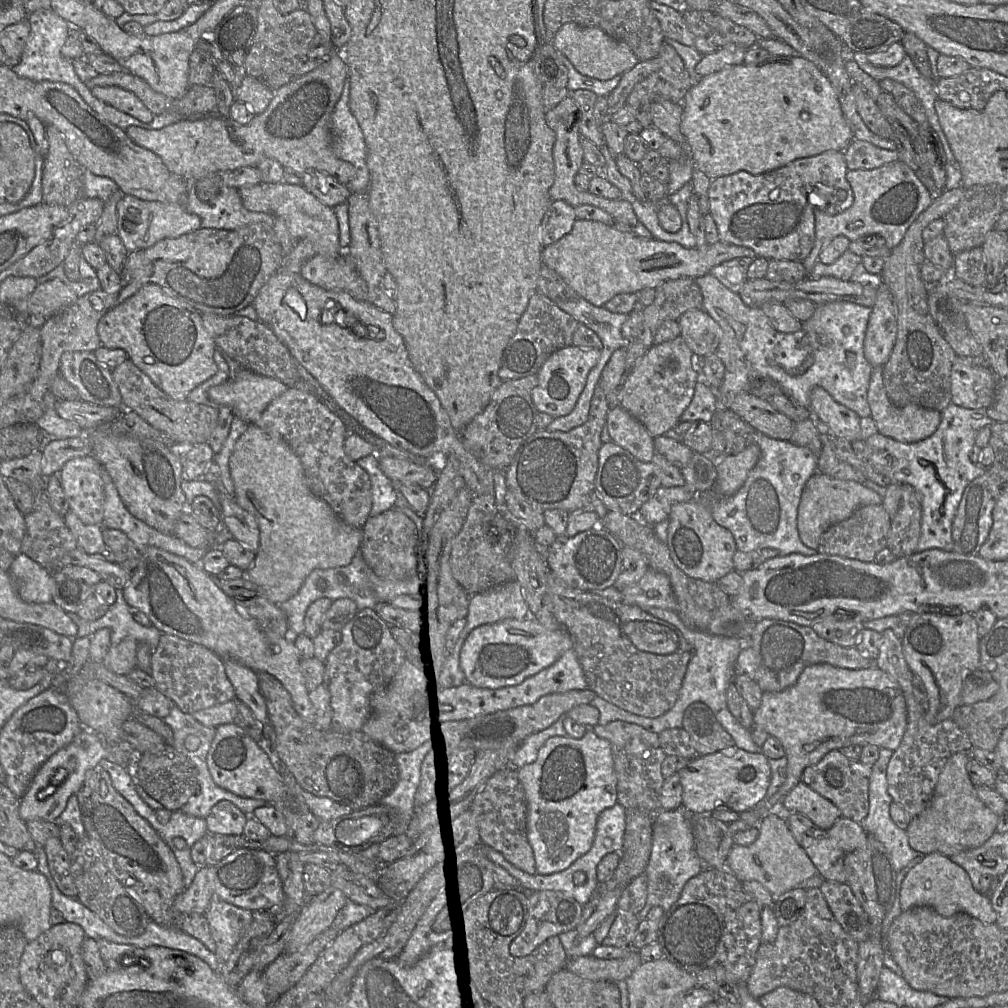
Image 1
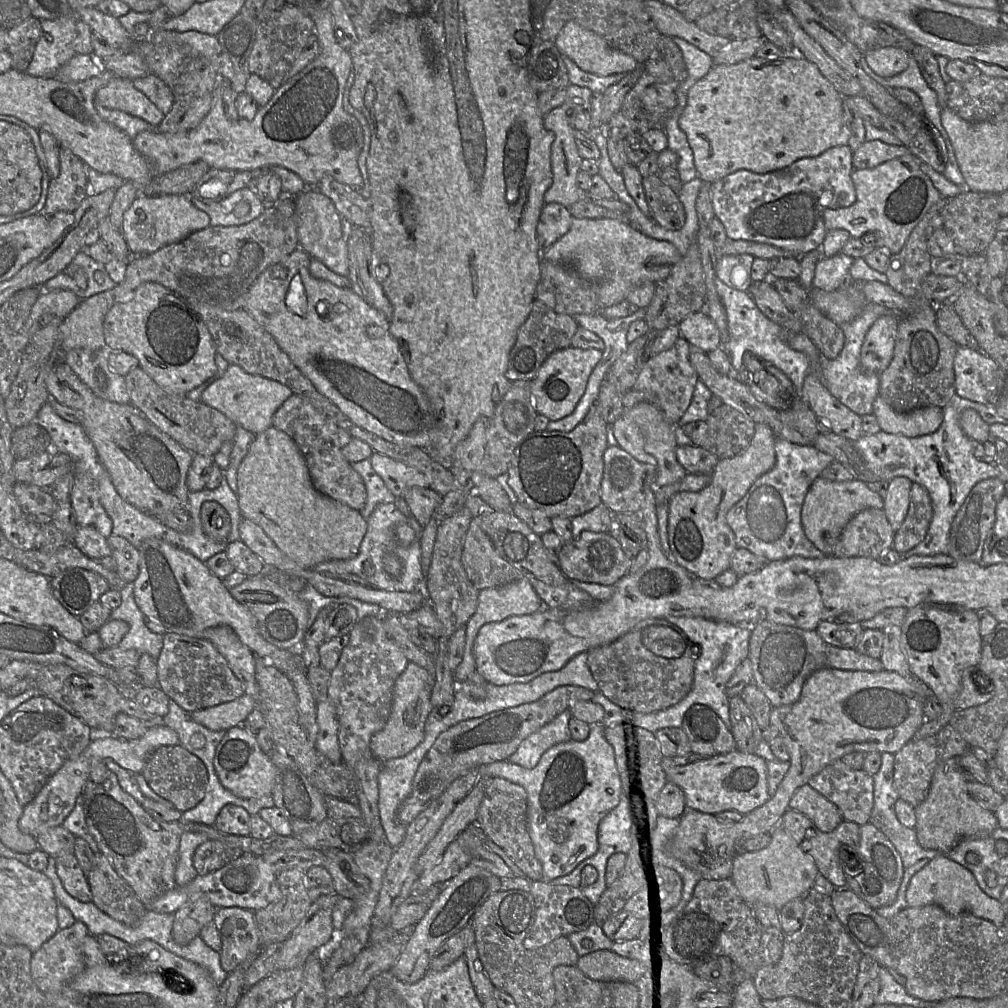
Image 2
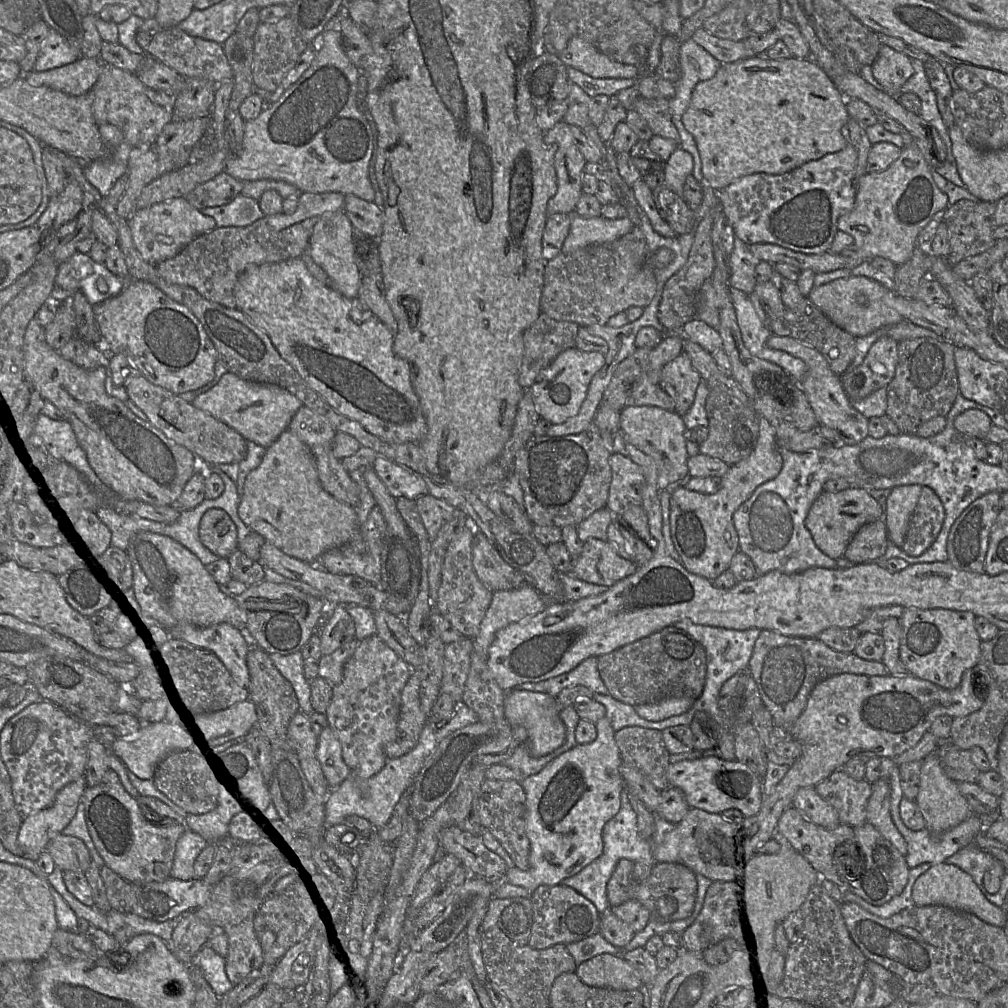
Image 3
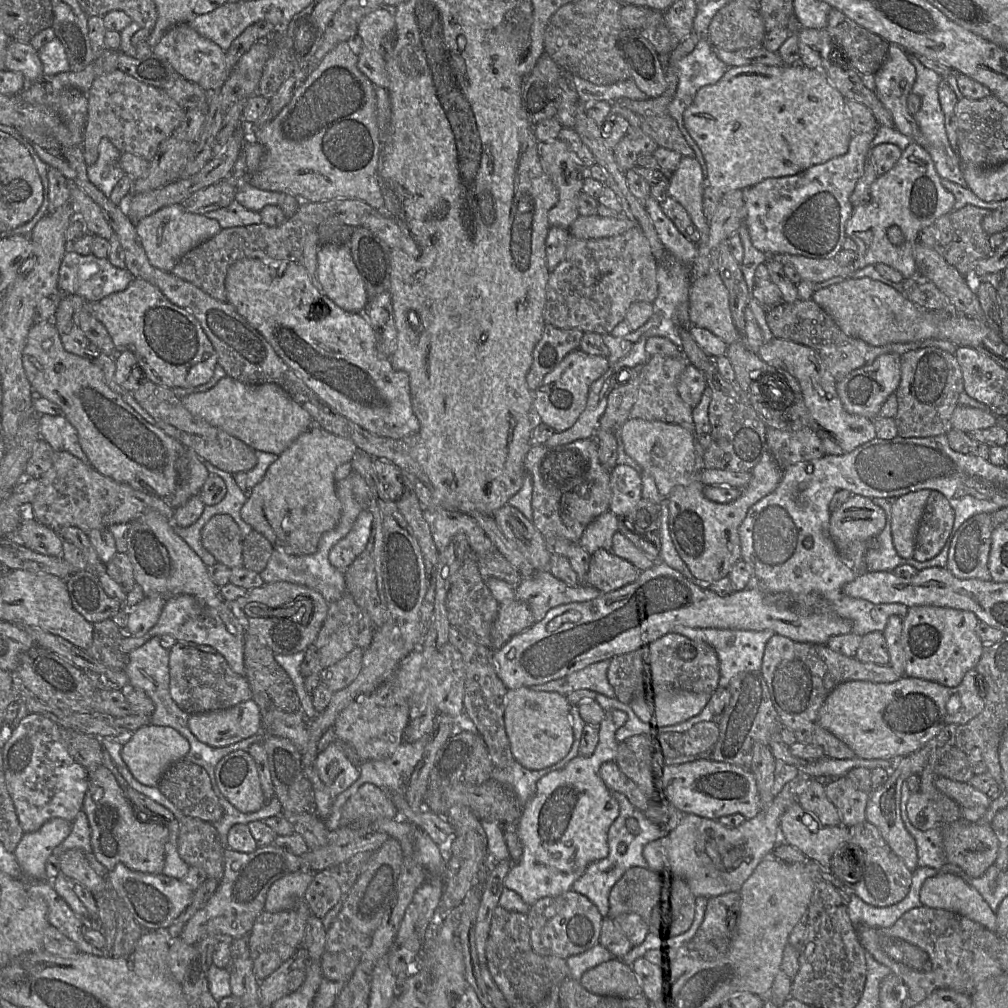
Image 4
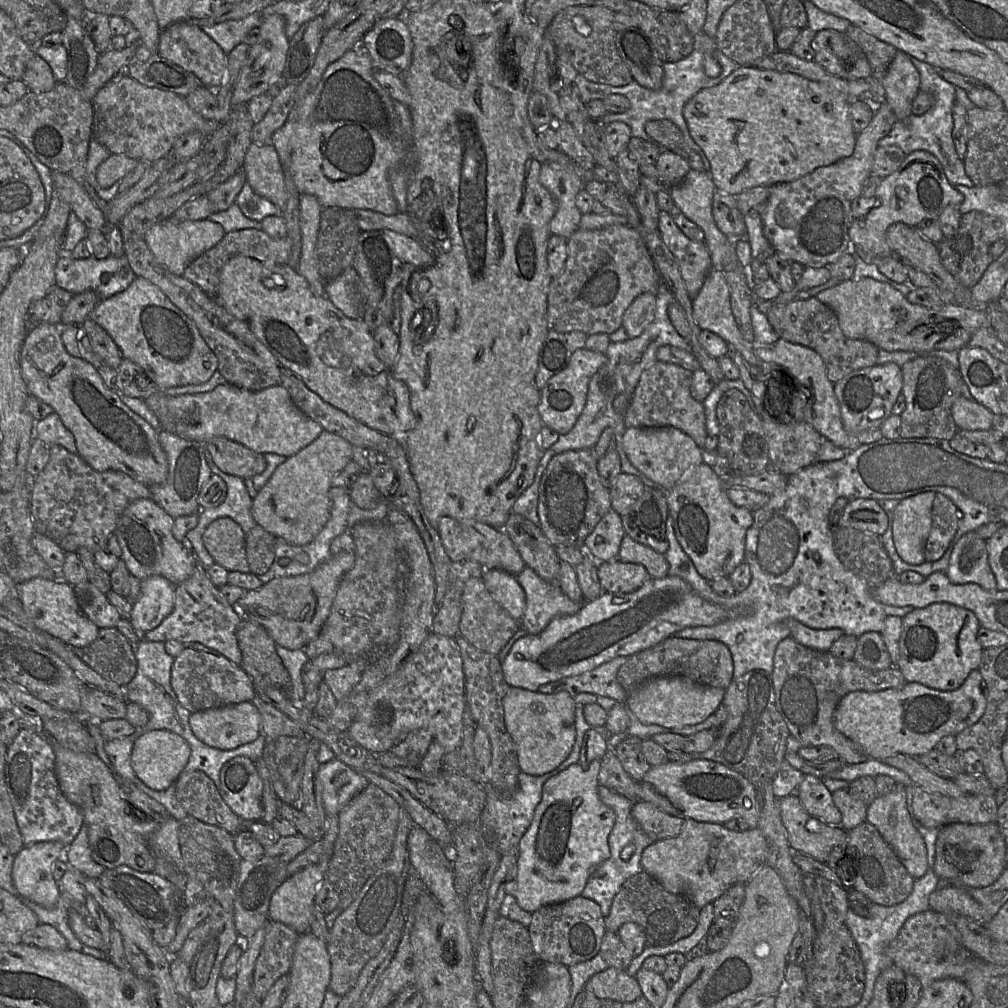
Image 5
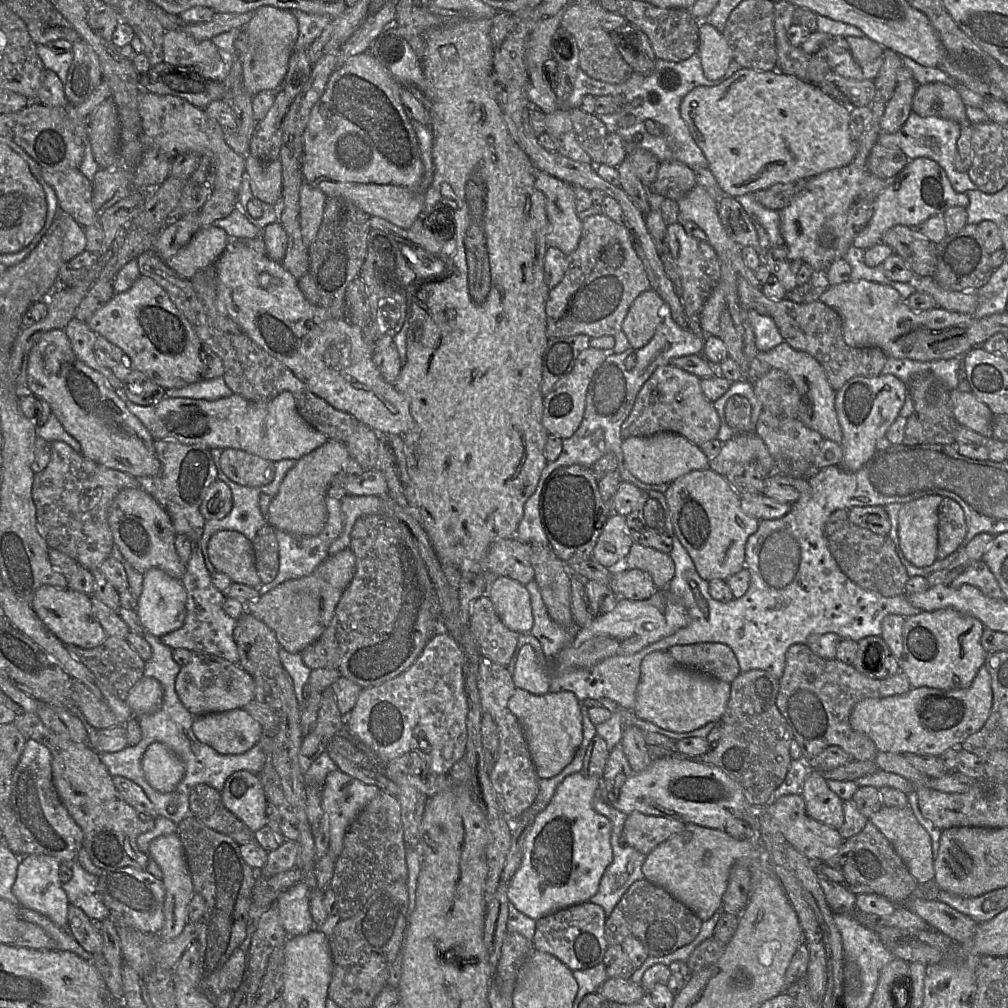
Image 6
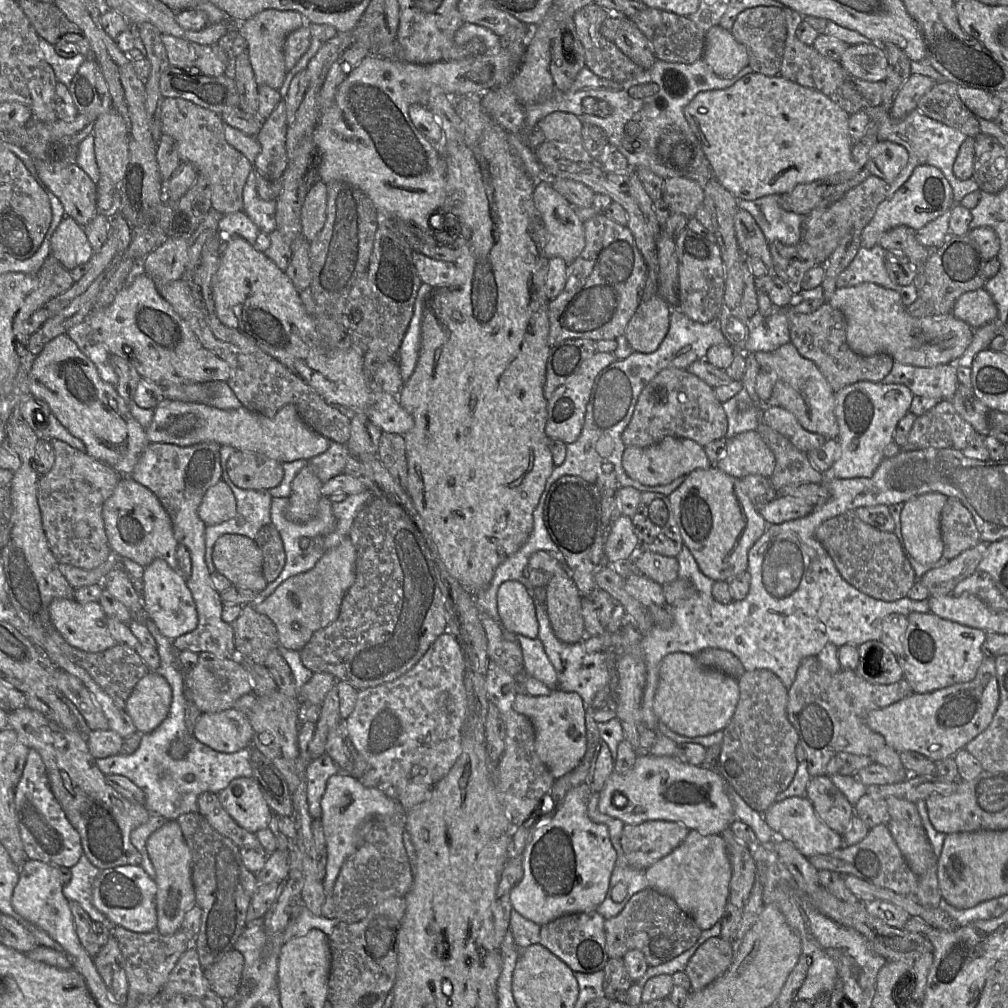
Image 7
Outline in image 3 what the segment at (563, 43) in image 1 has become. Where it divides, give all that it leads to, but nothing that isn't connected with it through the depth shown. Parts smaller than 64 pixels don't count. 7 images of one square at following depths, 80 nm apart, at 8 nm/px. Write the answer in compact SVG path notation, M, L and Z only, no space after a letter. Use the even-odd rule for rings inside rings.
M572 37L567 47L558 55L567 67L573 67L593 78L637 78L640 70L636 65L623 64L612 60L580 37Z

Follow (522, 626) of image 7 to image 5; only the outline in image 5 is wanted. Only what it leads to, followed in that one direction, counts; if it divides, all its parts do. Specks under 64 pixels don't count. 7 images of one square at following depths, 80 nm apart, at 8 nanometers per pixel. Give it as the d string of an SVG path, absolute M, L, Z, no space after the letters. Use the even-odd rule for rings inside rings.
M484 570L483 580L492 598L516 621L526 609L526 594L516 576L503 570Z

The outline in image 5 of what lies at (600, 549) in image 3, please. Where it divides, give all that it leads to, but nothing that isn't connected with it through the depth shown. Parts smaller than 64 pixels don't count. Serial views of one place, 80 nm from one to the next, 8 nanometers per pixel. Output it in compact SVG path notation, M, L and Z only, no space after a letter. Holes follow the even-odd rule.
M619 559L598 562L597 575L604 593L632 593L651 578L644 566Z

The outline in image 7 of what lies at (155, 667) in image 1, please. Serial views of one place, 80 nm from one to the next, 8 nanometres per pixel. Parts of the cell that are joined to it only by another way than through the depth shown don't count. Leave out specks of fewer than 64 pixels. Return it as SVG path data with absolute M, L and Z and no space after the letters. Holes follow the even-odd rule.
M209 652L198 654L197 665L185 670L184 695L198 707L202 713L215 713L233 708L234 703L243 695L253 693L253 684L249 673L238 658L220 658Z

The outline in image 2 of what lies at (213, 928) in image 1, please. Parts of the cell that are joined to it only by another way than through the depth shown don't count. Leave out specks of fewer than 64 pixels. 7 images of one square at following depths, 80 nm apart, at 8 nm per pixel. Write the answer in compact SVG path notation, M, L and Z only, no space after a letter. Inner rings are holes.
M237 907L218 908L213 923L221 936L220 962L226 973L230 973L261 951L253 911Z

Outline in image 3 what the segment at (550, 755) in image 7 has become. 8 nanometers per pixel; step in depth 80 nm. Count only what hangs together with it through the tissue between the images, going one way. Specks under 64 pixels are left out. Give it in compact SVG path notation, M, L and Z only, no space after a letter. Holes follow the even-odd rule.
M512 689L505 694L504 717L511 725L527 730L528 738L524 745L534 757L547 755L564 743L566 727L560 718L560 711L555 697L547 693Z

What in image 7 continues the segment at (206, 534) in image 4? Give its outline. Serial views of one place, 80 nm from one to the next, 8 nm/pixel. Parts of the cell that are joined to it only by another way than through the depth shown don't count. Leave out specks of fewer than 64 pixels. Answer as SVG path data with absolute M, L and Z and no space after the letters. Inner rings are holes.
M239 534L221 535L213 547L212 559L216 571L225 576L233 586L249 589L259 594L268 585L263 575L263 554L254 540Z

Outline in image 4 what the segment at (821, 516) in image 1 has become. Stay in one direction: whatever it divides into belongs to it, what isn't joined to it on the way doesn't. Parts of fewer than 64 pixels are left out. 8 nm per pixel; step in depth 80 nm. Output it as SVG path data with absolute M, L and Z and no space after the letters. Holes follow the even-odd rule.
M851 495L843 505L831 512L829 533L841 556L841 550L846 549L855 541L874 540L883 531L885 522L885 511L875 505L870 498L860 495Z

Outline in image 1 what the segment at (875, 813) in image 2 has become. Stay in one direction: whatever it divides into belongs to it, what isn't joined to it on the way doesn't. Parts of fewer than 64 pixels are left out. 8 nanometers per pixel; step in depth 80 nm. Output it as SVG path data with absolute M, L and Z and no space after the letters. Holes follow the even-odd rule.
M879 749L879 758L872 766L869 782L869 811L860 825L868 835L872 835L885 846L892 857L896 871L900 872L912 859L923 854L910 847L907 832L898 828L890 816L890 805L893 800L887 789L887 768L892 755L893 751L889 749Z

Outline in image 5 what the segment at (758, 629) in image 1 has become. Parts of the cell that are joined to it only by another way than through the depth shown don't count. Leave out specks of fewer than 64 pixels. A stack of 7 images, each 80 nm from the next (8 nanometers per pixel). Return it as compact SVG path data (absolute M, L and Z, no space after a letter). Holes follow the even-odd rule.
M787 637L777 645L771 677L776 707L800 746L829 746L836 751L838 760L844 764L862 763L871 758L835 727L833 716L841 699L853 691L874 692L902 688L907 683L896 666L870 670L860 666L855 660L837 658L830 651L806 647L793 637Z

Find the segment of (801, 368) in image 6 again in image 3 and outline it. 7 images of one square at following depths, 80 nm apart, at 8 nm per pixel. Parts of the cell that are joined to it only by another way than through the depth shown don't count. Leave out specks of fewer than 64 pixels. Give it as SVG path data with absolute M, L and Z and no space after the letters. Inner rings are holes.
M776 335L770 336L767 345L771 349L784 351L805 362L807 373L799 386L808 399L819 425L835 430L841 438L842 445L855 445L869 436L868 418L853 408L840 377L830 370L827 361L819 351L794 338Z

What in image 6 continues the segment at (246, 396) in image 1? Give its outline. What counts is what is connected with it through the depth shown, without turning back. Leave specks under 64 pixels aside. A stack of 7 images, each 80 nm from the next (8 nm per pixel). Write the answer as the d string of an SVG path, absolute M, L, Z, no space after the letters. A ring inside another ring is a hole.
M289 391L266 402L253 402L233 393L218 400L165 397L154 406L155 423L150 432L155 440L174 440L209 449L240 449L273 462L298 460L328 440L300 415Z

